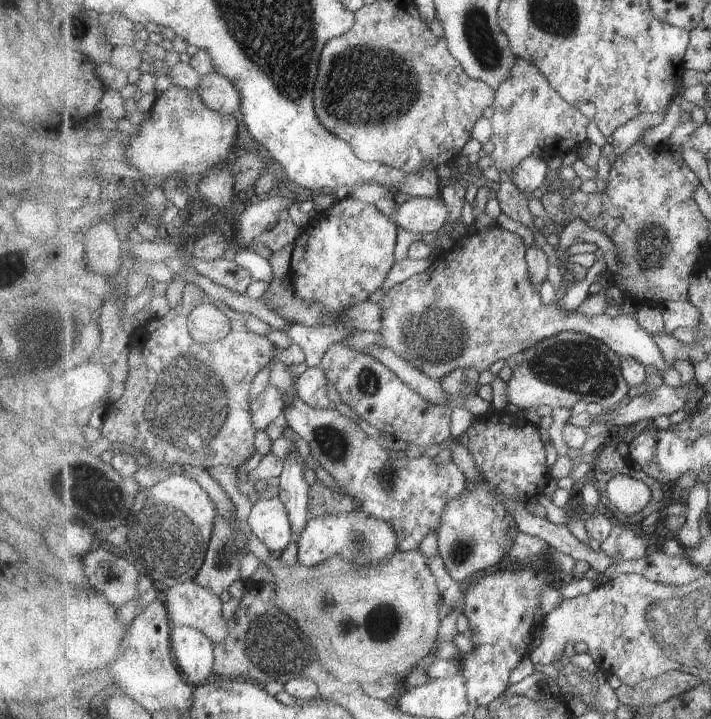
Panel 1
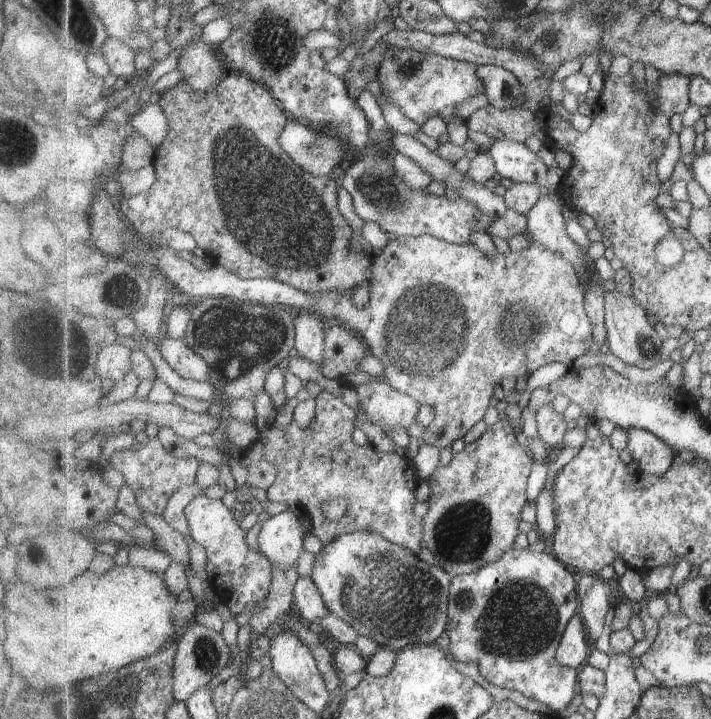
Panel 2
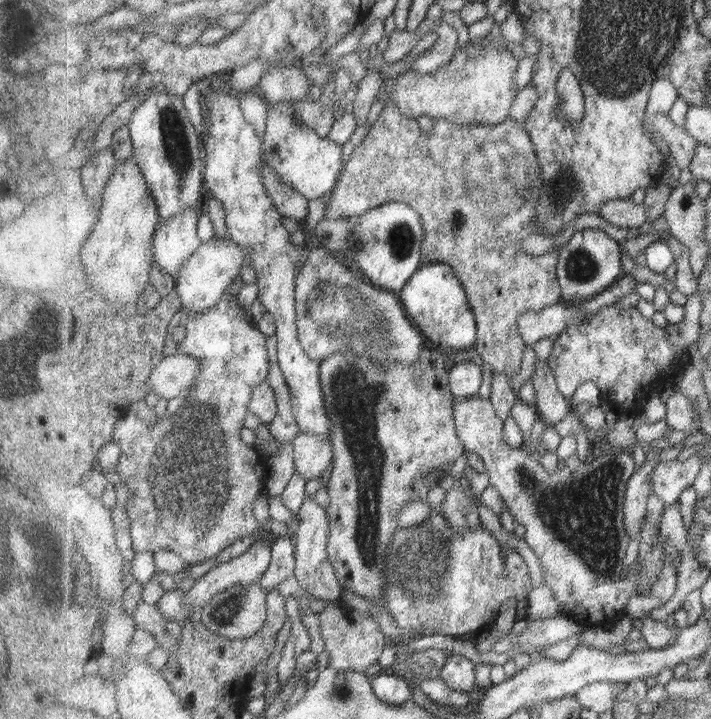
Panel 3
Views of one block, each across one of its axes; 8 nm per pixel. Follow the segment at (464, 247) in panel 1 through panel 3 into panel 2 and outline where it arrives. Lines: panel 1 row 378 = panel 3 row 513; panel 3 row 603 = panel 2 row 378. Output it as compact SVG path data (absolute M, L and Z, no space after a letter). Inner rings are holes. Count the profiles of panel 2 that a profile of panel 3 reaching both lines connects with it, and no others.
M133 233L133 246L123 254L123 257L129 262L136 265L149 266L157 268L160 274L173 285L177 285L183 293L188 293L191 297L200 301L206 297L229 297L239 299L240 301L259 303L266 306L285 306L298 308L300 311L317 312L319 316L323 316L330 324L339 322L350 330L353 330L357 335L367 340L369 344L370 353L376 358L380 359L385 366L384 379L399 392L411 395L415 400L418 400L421 405L429 405L433 407L436 412L435 420L426 428L420 444L433 445L435 448L447 448L463 438L477 422L484 420L486 412L489 410L489 402L493 397L493 390L497 386L501 386L503 380L509 377L530 376L538 368L542 366L562 362L571 366L573 360L579 358L582 354L587 352L587 346L591 341L594 341L594 325L591 322L590 316L587 314L585 308L585 290L583 290L583 278L577 272L577 269L569 260L563 257L559 252L553 252L542 244L533 242L528 249L521 249L520 251L511 251L509 254L501 254L497 252L493 257L487 256L485 252L481 252L475 245L467 246L467 244L451 244L445 240L439 240L431 235L423 235L418 237L393 237L391 242L382 251L374 254L375 270L373 270L373 280L370 282L371 302L367 308L357 308L353 304L352 296L349 293L341 292L341 290L329 290L329 292L319 292L319 294L307 294L301 292L298 288L293 288L288 284L283 284L273 279L251 279L243 280L237 274L229 272L224 266L212 265L207 270L199 270L195 268L190 261L177 256L177 250L171 247L160 247L154 245L149 239L144 239Z

